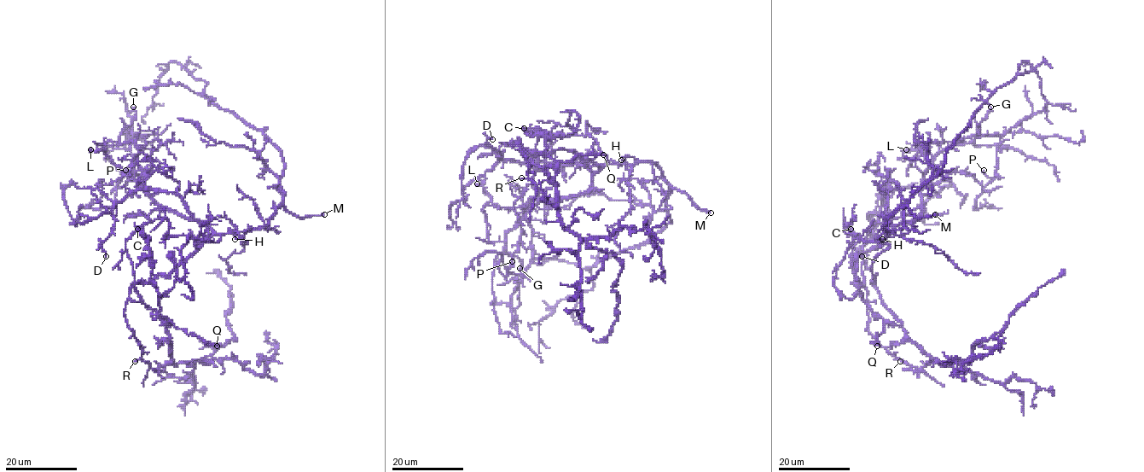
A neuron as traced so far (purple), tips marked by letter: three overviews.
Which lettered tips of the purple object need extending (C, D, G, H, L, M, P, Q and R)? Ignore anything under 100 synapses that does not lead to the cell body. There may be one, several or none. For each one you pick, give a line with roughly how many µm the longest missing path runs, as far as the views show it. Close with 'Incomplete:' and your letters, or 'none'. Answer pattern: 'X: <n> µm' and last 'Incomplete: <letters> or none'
M: 45 µm
Incomplete: M

